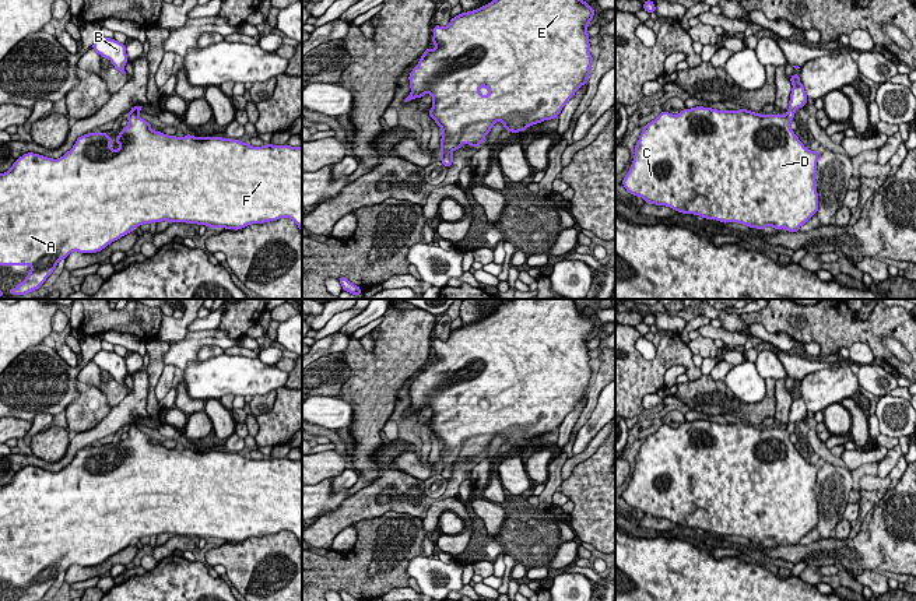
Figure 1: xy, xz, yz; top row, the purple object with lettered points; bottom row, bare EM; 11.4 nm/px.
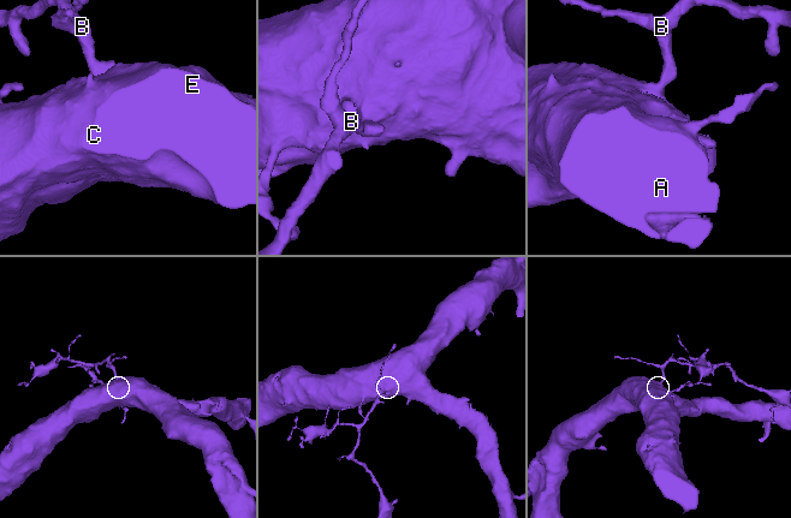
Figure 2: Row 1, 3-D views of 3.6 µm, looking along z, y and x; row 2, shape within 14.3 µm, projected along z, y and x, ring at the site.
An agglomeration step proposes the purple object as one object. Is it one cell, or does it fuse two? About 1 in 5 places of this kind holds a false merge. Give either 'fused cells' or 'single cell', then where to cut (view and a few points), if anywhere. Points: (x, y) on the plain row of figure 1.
single cell; no cut

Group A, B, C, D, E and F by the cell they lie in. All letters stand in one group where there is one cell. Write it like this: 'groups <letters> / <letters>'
groups A B C D E F

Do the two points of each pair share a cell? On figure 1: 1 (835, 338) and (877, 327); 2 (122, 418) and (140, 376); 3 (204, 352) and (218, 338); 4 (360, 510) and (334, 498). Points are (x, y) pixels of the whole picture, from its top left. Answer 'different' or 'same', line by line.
1: same
2: same
3: different
4: different

